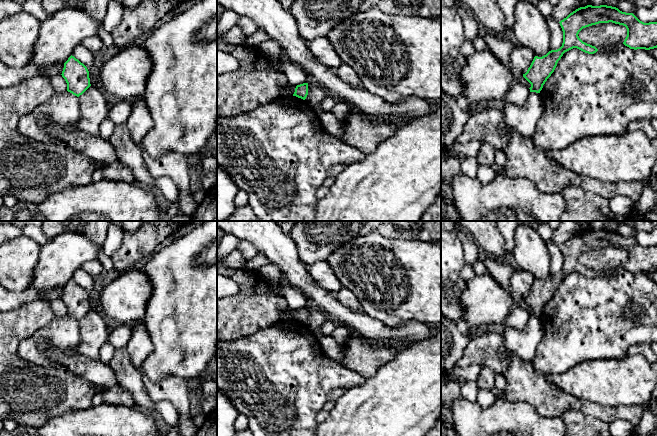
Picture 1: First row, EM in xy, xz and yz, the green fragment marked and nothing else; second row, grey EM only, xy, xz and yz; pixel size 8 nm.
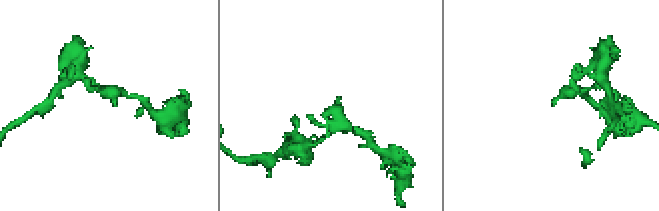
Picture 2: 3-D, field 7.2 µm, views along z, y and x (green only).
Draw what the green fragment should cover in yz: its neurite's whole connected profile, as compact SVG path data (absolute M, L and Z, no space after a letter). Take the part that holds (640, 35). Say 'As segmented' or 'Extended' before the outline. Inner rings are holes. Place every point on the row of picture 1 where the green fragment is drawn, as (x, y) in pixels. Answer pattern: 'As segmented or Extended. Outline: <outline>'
As segmented. Outline: M607 5L580 7L559 22L563 31L562 46L542 57L535 56L527 72L523 74L531 84L530 92L540 93L565 52L577 48L588 54L596 53L598 49L583 42L578 34L583 28L609 22L626 27L627 36L623 44L630 49L657 48L657 22L644 23L633 13L622 12Z

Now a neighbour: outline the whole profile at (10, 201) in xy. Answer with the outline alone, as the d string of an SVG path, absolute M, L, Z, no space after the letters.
M5 194L3 195L4 197L4 206L10 208L10 209L15 209L17 204L18 204L18 200L15 196L11 195L11 194Z

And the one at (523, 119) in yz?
M530 92L522 105L505 103L502 112L507 127L524 138L532 138L543 115L544 105L540 93Z

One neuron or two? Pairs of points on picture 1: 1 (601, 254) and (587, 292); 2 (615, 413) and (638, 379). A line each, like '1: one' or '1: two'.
1: two
2: two

